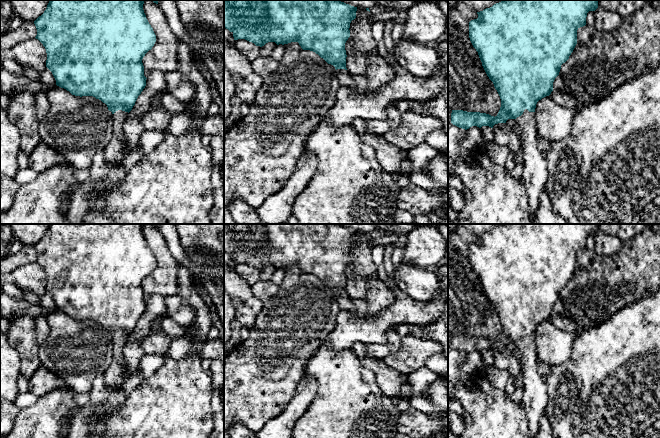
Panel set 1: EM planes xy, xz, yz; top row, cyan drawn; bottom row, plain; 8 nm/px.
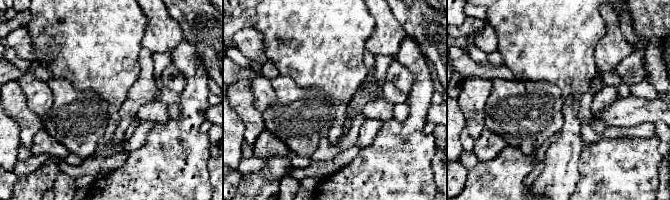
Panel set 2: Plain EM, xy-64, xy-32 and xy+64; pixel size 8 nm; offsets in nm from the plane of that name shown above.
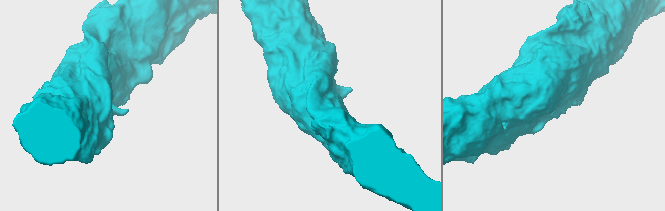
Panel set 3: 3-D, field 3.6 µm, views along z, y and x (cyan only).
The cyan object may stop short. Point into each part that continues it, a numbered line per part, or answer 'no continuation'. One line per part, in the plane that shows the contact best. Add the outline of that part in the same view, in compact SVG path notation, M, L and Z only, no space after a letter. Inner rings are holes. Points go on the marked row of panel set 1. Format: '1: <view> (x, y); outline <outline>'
1: yz (535, 173); outline M524 110L523 114L515 119L514 128L517 133L523 153L524 169L522 180L528 195L529 210L536 214L540 204L540 196L545 189L548 180L548 162L538 148L538 132L535 120L535 112Z

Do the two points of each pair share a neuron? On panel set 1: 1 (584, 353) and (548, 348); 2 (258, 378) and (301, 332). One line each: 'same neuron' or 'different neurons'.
1: different neurons
2: same neuron

